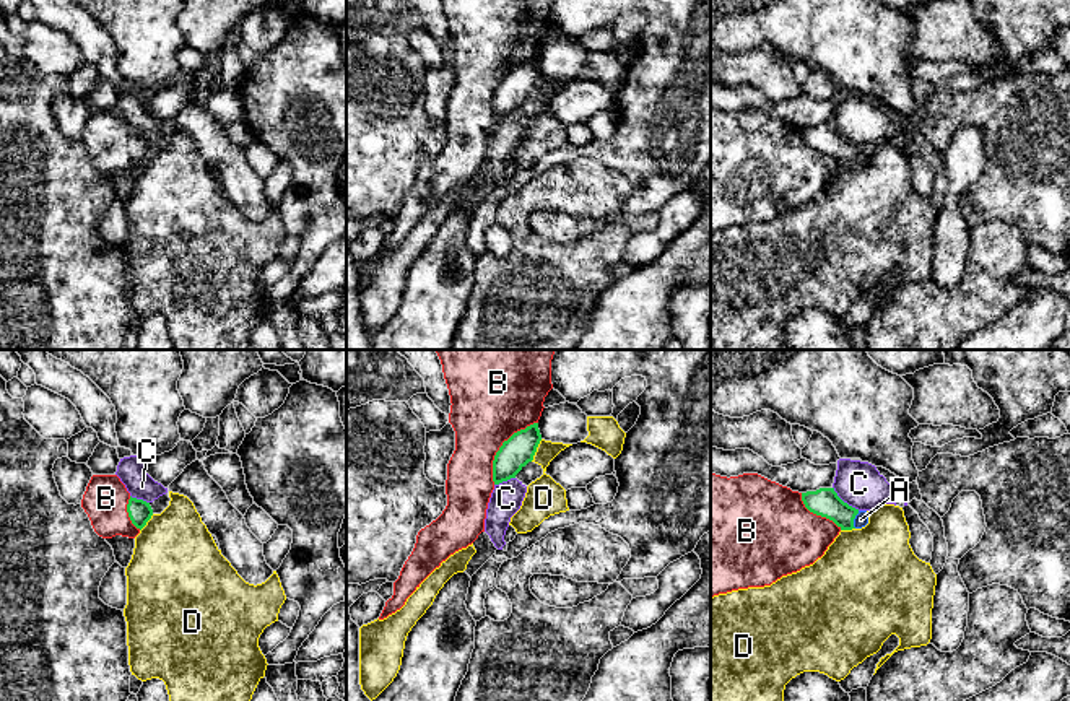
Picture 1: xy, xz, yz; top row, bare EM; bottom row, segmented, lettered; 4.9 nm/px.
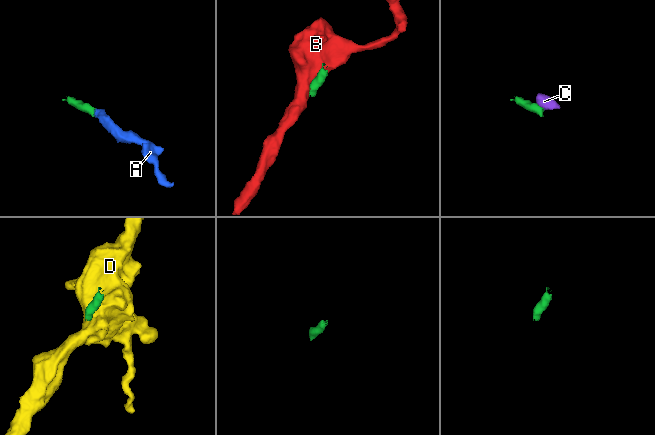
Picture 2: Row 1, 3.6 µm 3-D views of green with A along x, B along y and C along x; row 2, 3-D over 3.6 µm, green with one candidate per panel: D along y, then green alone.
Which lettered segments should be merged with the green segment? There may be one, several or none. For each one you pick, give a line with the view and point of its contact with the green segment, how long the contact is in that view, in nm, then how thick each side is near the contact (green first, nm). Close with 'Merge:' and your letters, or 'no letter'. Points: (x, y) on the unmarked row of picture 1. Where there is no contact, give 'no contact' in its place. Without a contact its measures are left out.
A: yz (854, 153) | 90 nm | 140/70 nm
Merge: A

